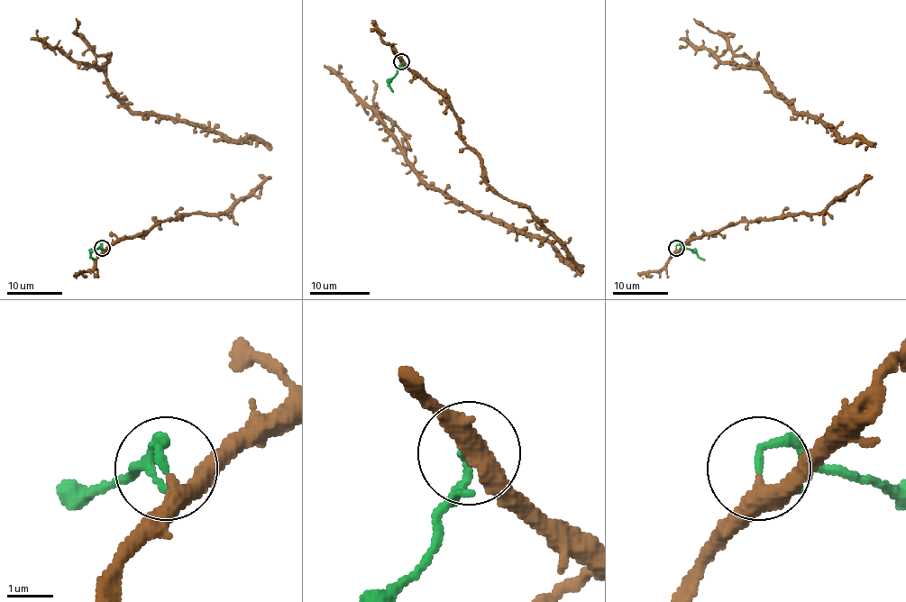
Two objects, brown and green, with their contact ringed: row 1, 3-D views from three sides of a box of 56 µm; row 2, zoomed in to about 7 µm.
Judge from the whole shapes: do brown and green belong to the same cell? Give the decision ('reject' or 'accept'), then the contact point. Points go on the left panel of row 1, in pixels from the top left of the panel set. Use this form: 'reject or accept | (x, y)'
reject | (102, 248)

